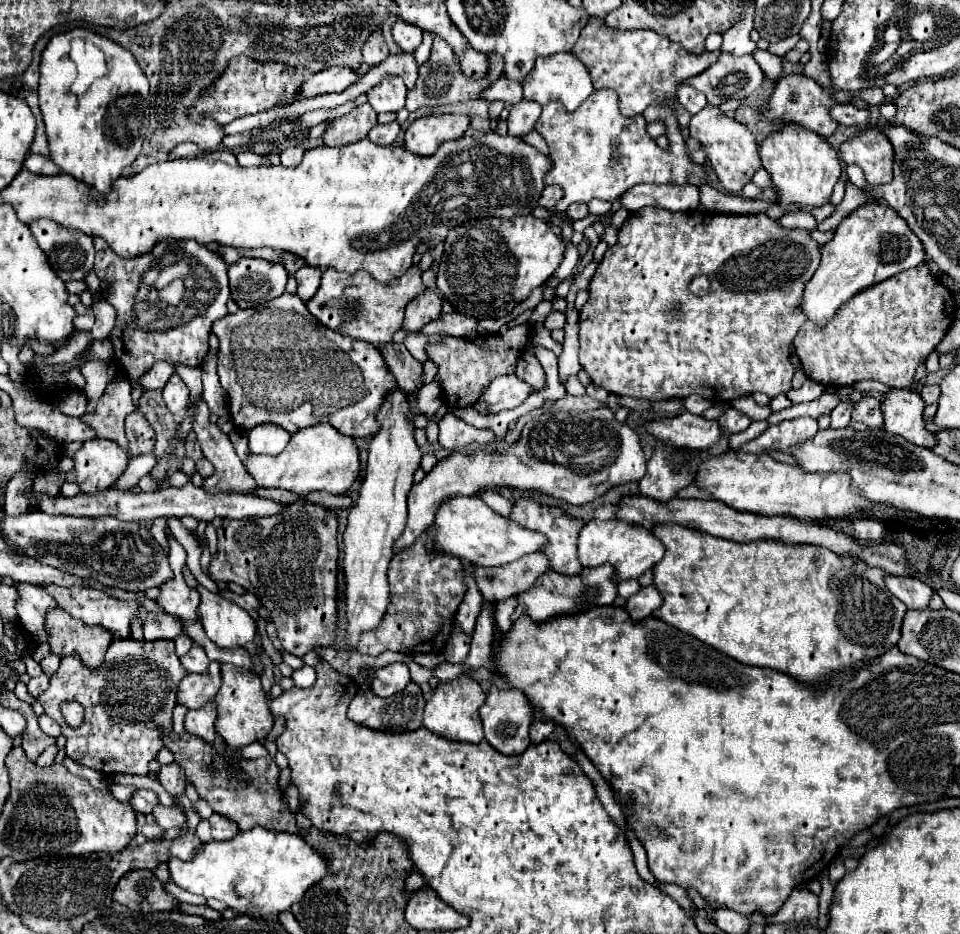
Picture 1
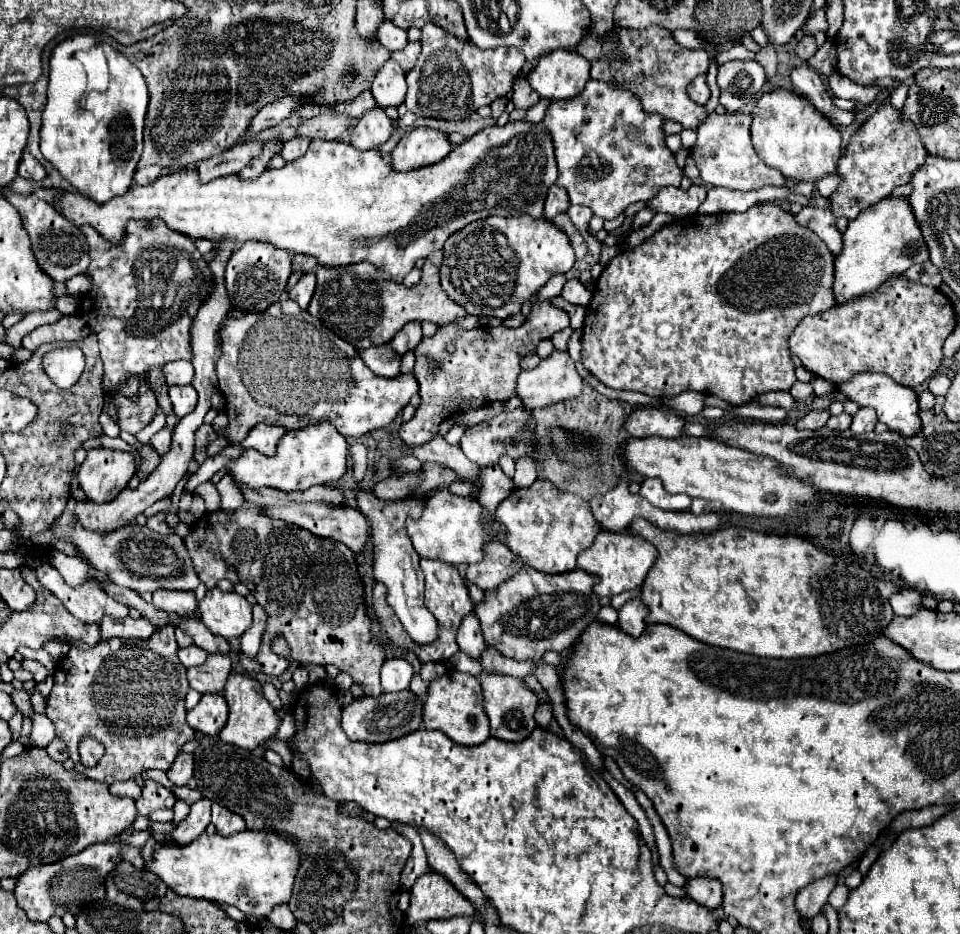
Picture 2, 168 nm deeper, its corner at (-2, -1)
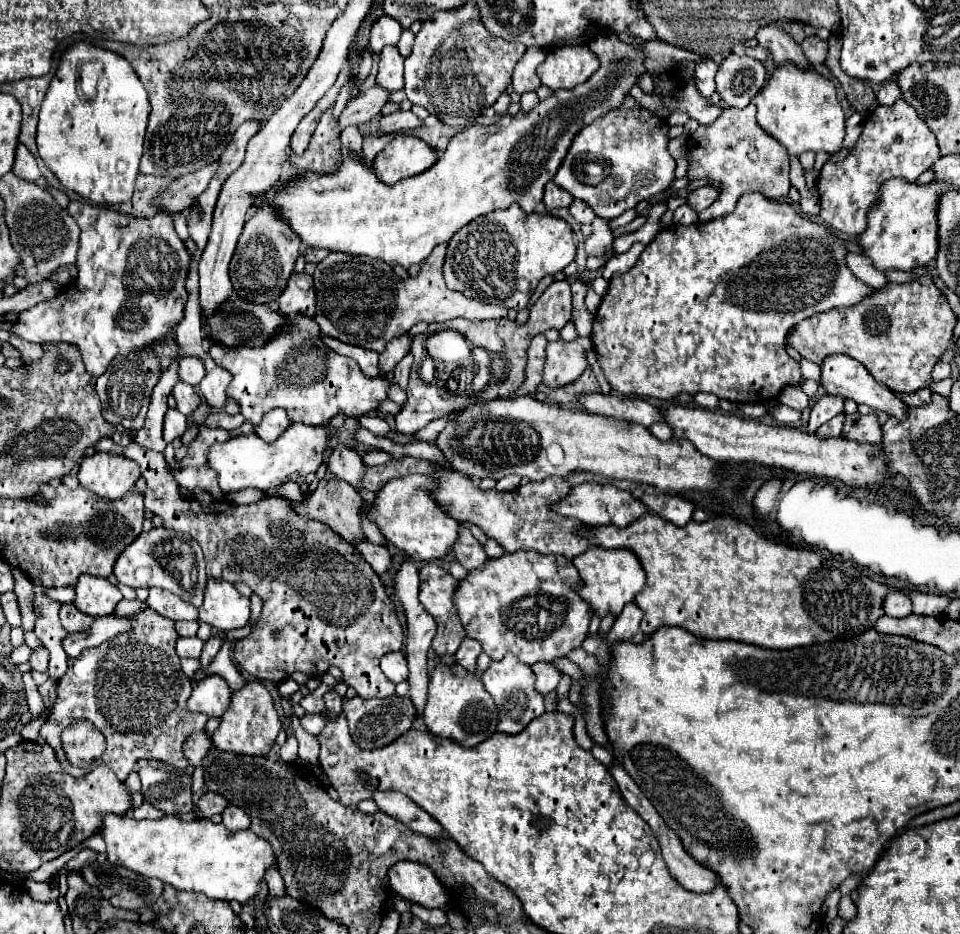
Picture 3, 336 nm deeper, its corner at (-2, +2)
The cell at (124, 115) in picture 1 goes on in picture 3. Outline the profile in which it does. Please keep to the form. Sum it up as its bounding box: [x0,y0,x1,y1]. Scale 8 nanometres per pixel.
[36,42,150,206]

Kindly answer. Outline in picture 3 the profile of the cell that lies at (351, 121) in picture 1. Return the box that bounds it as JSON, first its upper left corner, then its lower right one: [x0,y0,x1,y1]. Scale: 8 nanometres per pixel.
[378,110,424,136]

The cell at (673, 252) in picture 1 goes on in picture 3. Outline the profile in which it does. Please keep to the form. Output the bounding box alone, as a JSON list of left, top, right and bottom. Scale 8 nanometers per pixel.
[592,192,874,402]

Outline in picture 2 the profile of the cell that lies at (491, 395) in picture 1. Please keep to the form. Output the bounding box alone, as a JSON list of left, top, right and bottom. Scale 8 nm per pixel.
[518,349,582,411]

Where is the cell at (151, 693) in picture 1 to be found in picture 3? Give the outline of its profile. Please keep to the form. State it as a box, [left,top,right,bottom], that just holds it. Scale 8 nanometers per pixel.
[40,610,206,782]

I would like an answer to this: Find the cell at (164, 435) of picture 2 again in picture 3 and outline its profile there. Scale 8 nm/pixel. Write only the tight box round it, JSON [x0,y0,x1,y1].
[164,410,186,444]

